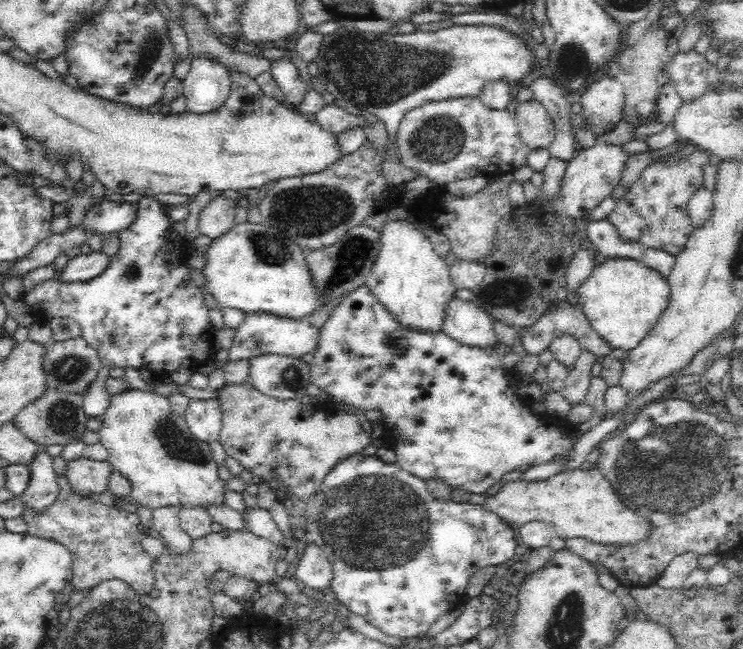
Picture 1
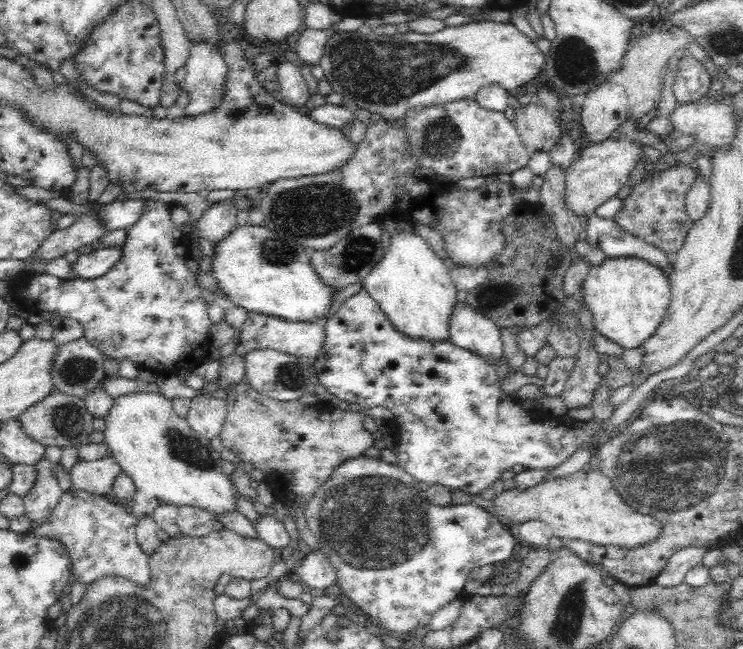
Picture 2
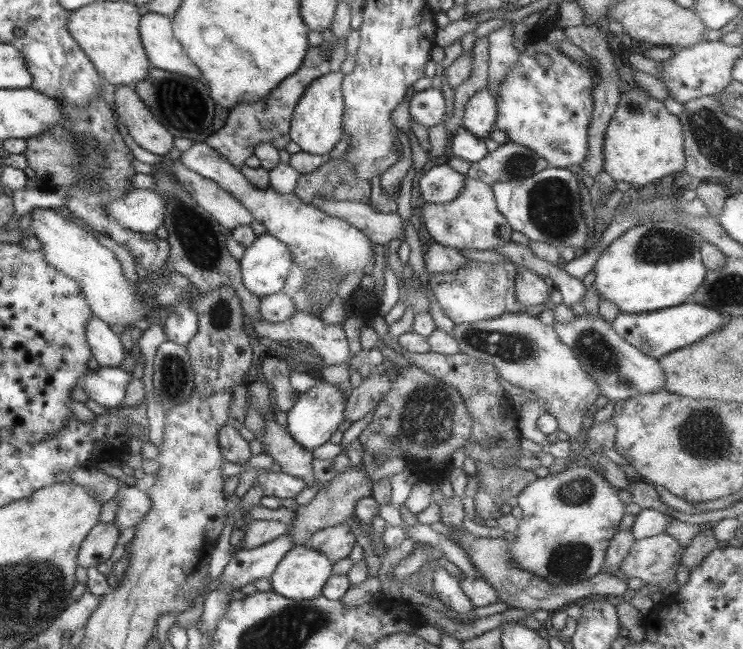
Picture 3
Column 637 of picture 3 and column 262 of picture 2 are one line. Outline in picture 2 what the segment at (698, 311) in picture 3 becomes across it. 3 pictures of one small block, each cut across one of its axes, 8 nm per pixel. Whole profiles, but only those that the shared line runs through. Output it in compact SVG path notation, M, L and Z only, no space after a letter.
M248 313L245 323L239 328L237 345L233 354L244 357L252 350L275 350L313 360L323 345L324 331L324 323L320 321L287 321L270 315Z

